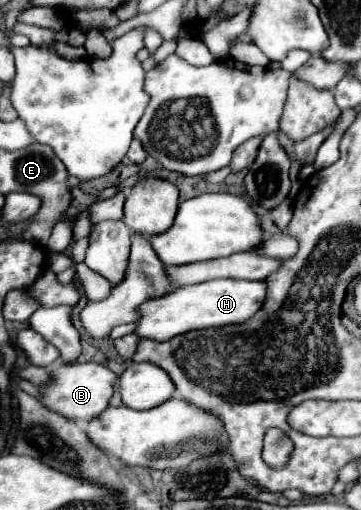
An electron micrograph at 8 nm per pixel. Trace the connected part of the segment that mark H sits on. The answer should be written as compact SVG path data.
M215 279L203 281L197 285L185 285L175 289L169 295L159 299L151 299L139 307L141 319L137 321L135 333L145 339L167 341L175 335L187 333L191 329L207 329L207 327L225 327L239 325L251 319L259 307L263 307L263 299L267 295L265 281L241 281L241 279Z

